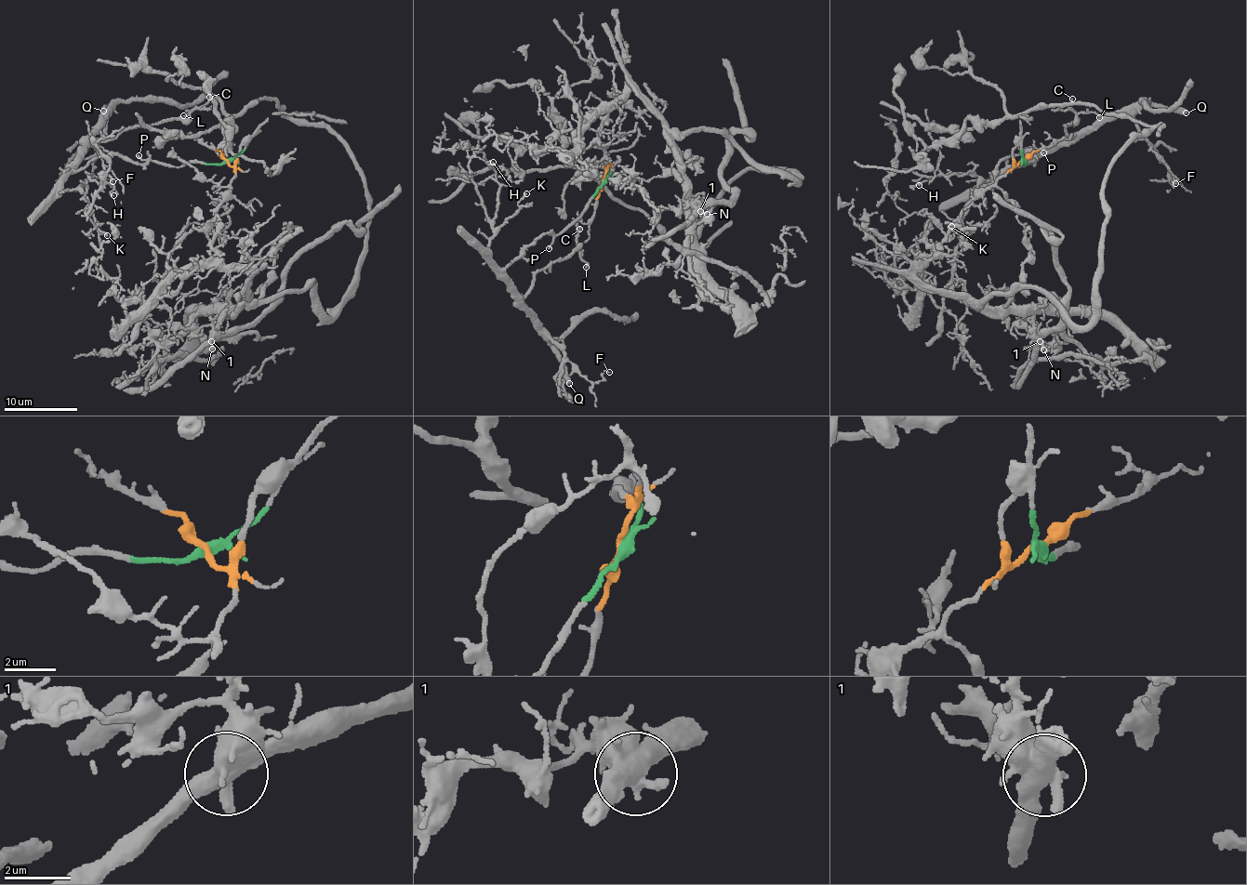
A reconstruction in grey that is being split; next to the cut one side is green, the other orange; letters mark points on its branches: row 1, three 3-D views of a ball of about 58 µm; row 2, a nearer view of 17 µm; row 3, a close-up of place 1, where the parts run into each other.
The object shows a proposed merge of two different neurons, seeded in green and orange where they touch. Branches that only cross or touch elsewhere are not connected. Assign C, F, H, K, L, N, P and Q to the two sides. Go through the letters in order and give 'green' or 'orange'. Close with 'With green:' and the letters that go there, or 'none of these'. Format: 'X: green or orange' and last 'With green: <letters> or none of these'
C: green
F: green
H: green
K: green
L: green
N: orange
P: green
Q: green
With green: C, F, H, K, L, P, Q

